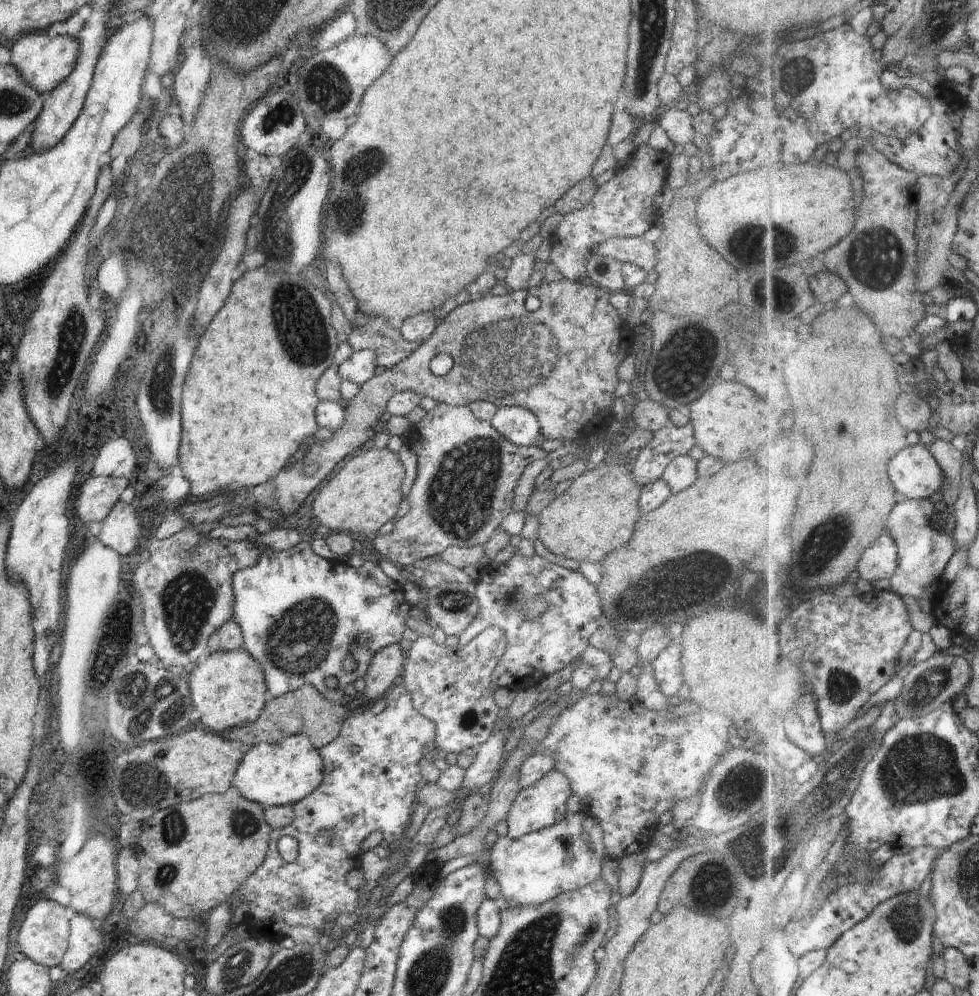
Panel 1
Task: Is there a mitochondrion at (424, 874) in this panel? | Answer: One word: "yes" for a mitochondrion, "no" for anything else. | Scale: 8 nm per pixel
no

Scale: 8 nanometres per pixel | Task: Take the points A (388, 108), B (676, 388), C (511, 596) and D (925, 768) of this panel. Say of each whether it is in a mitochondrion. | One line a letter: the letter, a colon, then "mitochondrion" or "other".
A: other
B: other
C: mitochondrion
D: mitochondrion

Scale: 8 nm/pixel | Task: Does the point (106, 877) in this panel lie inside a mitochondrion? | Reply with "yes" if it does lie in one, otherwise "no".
no

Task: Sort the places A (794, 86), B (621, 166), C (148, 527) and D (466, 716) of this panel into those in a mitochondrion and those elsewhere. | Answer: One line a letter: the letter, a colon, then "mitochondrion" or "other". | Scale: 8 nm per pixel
A: mitochondrion
B: other
C: other
D: mitochondrion

